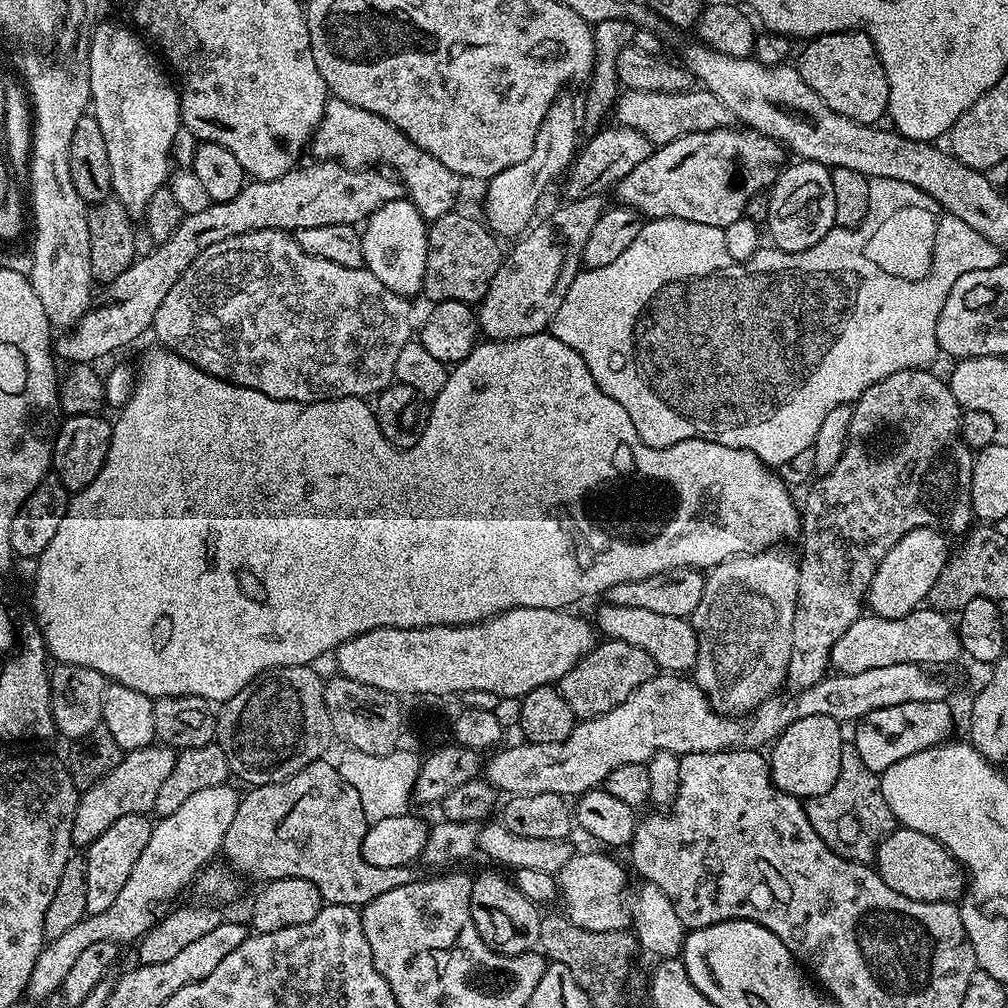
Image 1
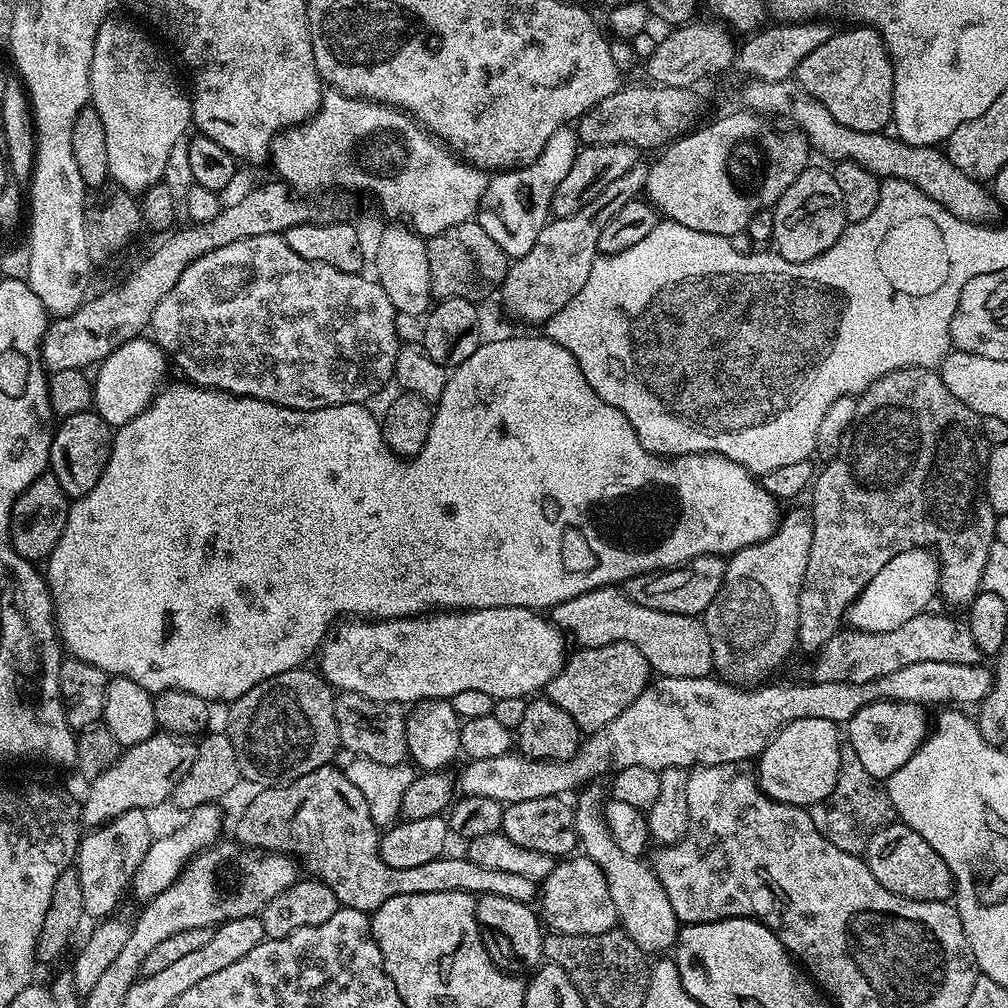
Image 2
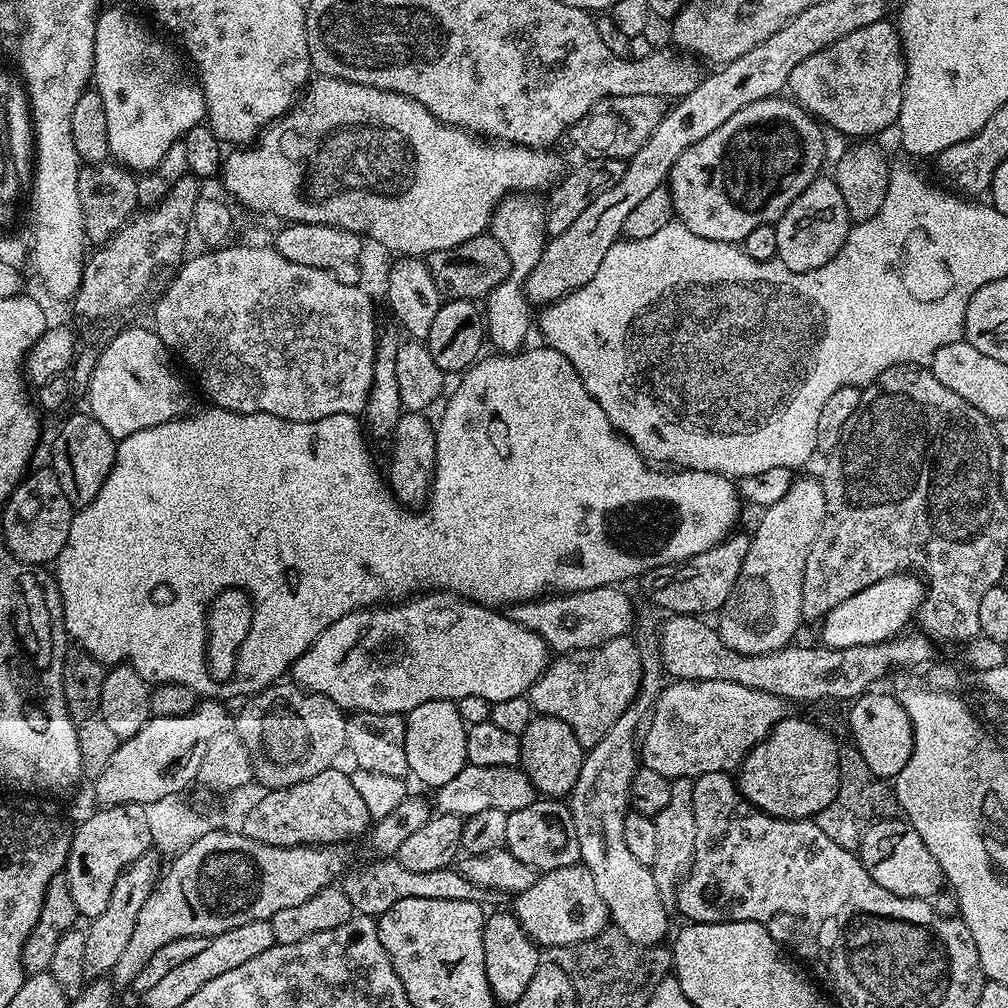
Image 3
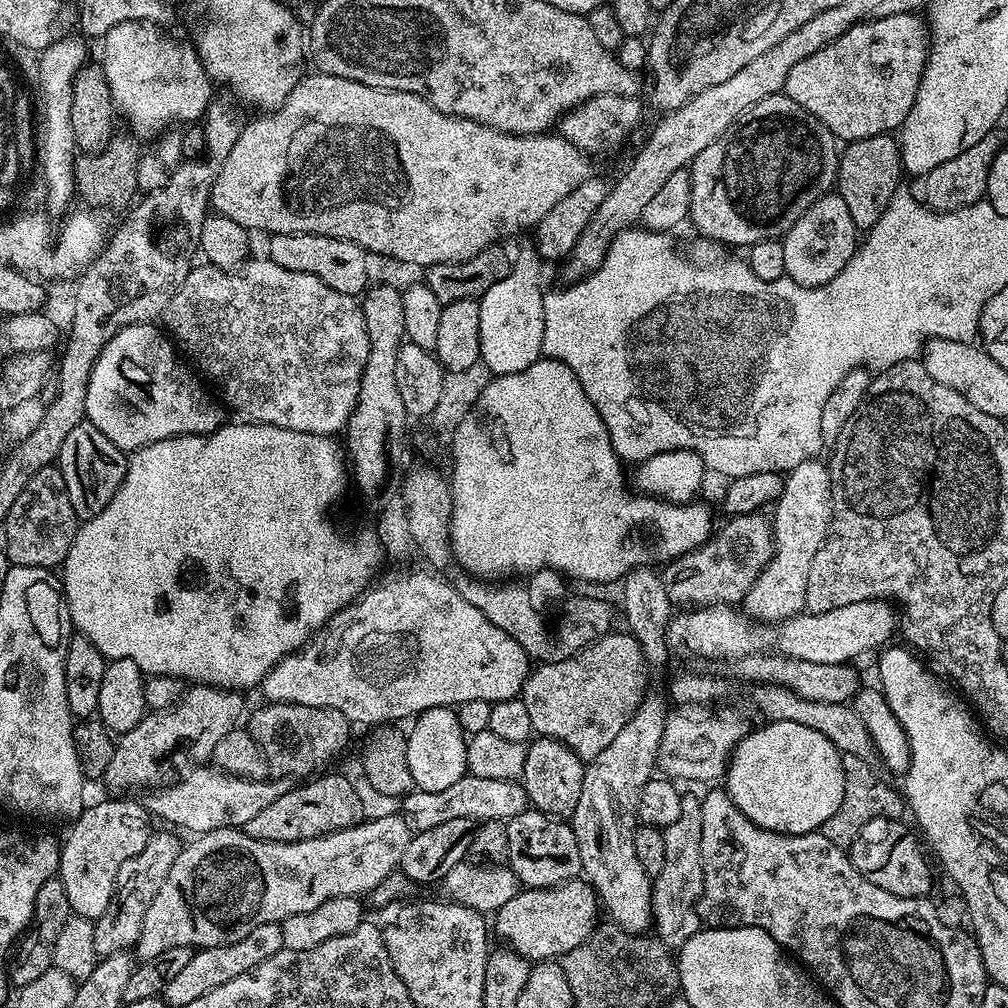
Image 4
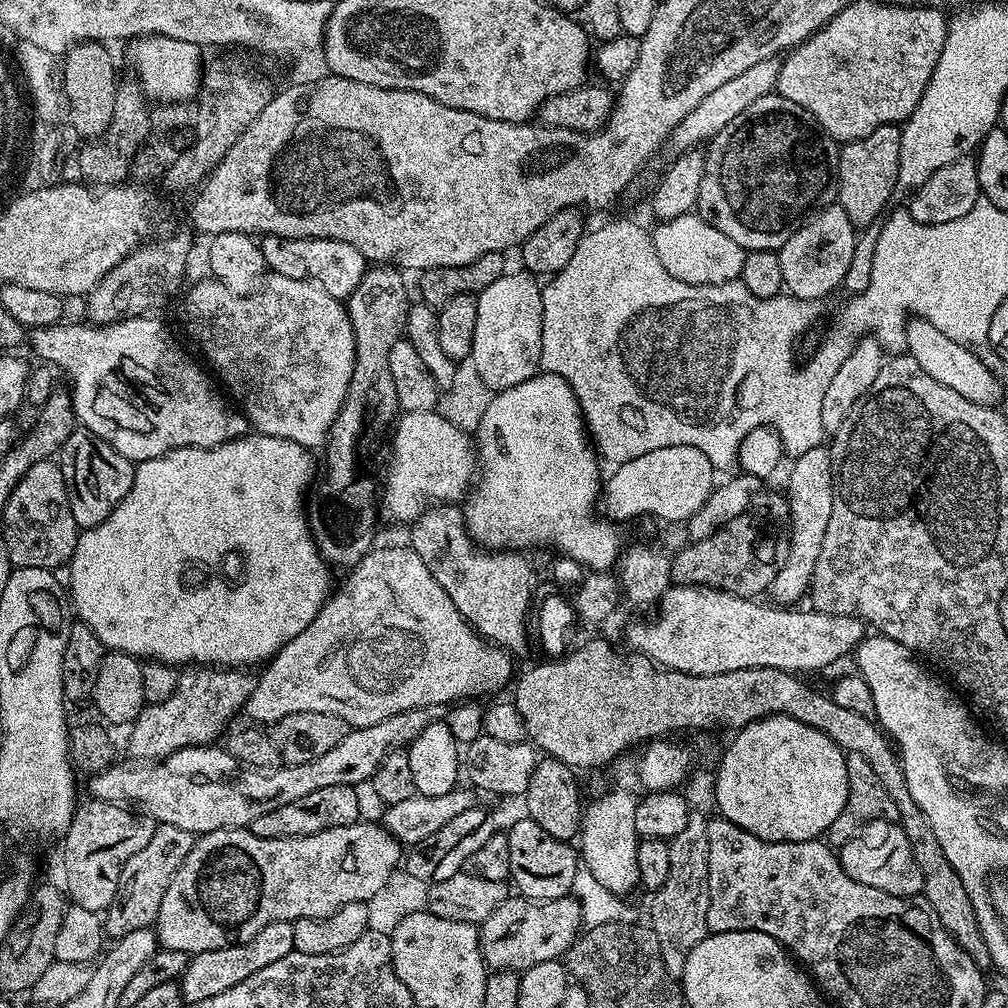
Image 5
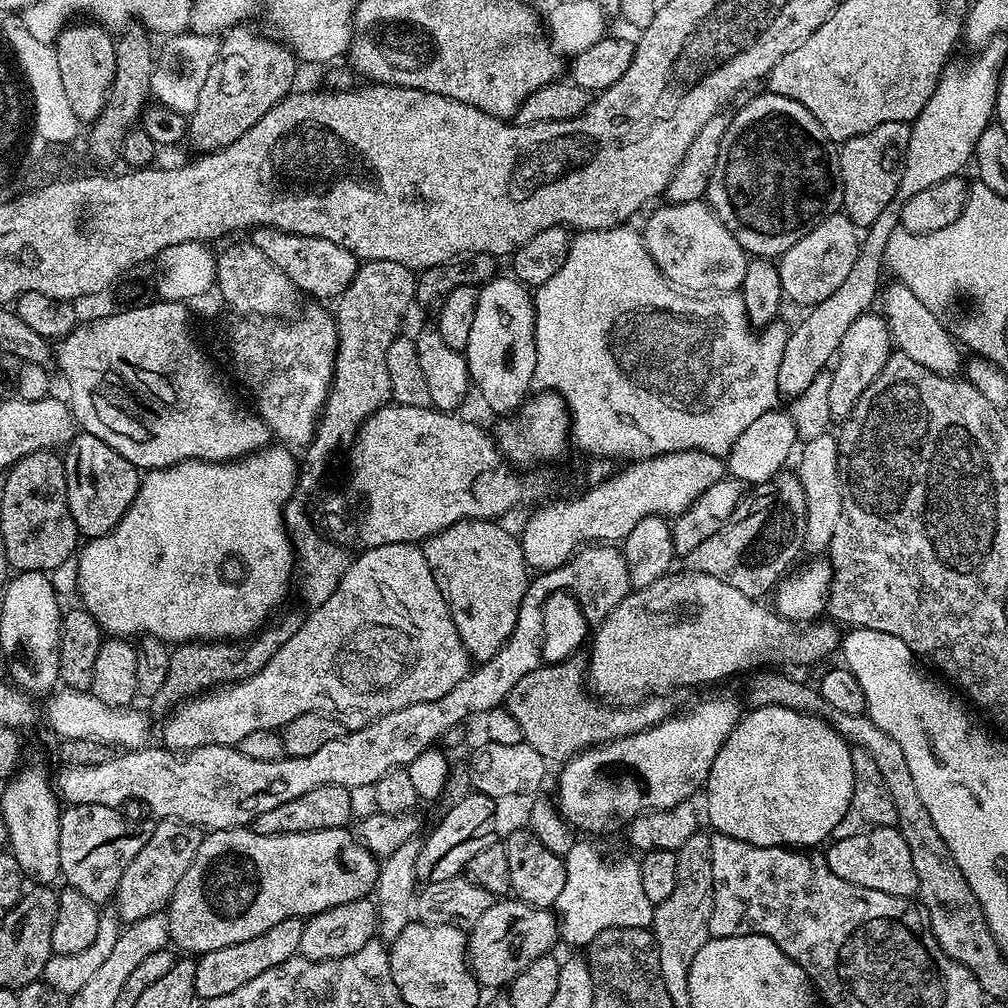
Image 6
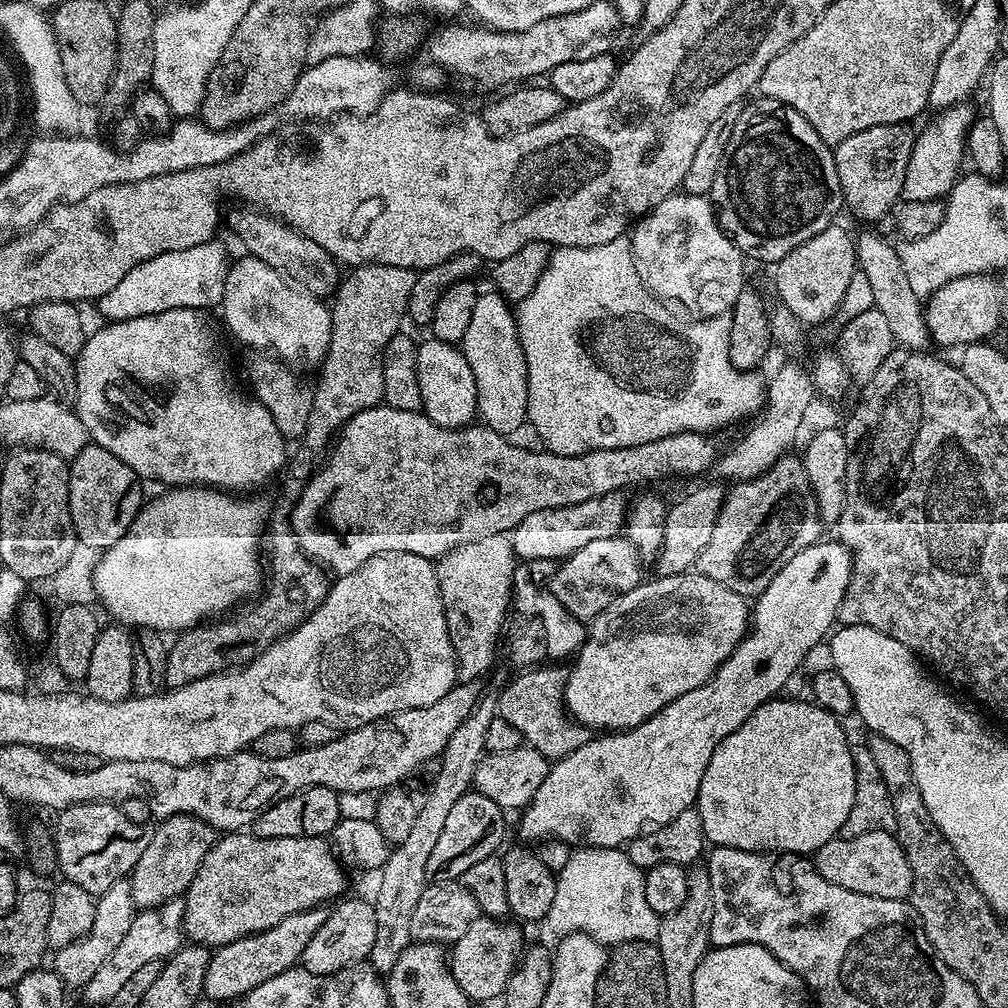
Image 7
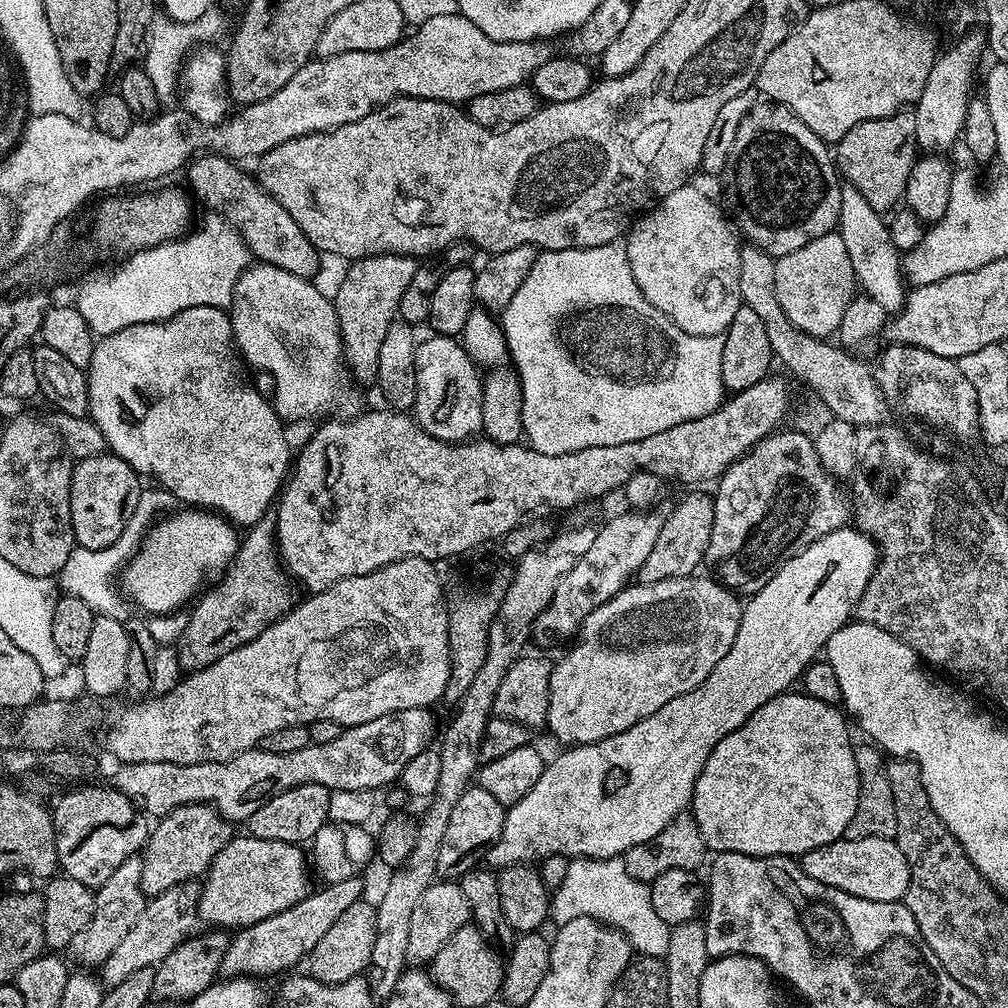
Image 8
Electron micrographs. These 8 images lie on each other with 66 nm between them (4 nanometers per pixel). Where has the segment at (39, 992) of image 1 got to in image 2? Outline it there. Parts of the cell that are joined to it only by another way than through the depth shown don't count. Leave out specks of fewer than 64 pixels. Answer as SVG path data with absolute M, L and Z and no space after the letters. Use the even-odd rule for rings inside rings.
M202 804L187 813L188 821L181 828L176 828L165 836L157 835L150 850L146 850L146 858L142 858L142 866L138 866L138 870L132 875L131 895L133 892L140 902L147 902L162 894L162 890L166 890L182 875L188 861L221 839L220 827L223 826L224 820L218 809L216 804Z

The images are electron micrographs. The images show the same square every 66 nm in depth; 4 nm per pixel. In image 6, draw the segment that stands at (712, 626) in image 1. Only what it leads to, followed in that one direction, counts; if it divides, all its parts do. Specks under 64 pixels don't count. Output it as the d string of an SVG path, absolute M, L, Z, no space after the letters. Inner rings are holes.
M831 431L818 434L814 438L804 440L804 449L800 452L800 469L798 475L802 484L802 494L806 494L806 530L804 531L805 553L824 554L830 546L830 538L834 538L834 526L838 526L838 514L842 514L842 494L840 493L840 445Z

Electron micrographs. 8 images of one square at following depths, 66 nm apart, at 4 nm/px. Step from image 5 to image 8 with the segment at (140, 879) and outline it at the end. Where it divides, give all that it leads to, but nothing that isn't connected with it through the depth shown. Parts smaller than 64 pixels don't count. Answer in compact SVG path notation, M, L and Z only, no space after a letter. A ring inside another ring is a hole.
M187 804L170 810L165 816L159 817L151 829L147 844L142 849L142 890L145 897L151 898L162 894L162 890L170 890L170 886L187 884L203 877L214 858L234 838L233 825L211 804Z

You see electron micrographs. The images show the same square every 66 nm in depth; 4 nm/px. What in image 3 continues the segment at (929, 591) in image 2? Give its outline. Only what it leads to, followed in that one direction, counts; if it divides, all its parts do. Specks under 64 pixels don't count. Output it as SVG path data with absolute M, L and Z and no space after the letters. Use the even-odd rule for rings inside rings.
M898 572L882 578L882 582L874 582L874 586L866 586L866 590L854 594L854 598L846 598L846 602L834 606L834 610L822 618L819 643L826 648L845 648L874 646L878 642L893 640L911 625L908 624L911 620L913 623L925 591L925 581L916 574Z

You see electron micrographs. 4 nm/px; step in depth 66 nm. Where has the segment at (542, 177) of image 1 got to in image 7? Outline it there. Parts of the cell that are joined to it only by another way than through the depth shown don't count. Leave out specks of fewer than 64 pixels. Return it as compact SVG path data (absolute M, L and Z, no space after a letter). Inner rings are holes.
M494 290L477 295L470 318L469 329L463 336L460 349L474 373L476 388L476 408L479 419L485 427L495 430L500 435L511 435L521 425L524 426L528 415L529 382L526 370L525 352L517 338L516 317L511 305Z

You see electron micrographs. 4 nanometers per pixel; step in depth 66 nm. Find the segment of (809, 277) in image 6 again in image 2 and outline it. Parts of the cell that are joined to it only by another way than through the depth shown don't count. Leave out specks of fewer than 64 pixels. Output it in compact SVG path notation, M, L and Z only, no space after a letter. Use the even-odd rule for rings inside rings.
M809 166L782 194L782 198L772 208L774 228L771 243L777 256L786 262L810 262L818 258L844 233L846 217L842 206L842 190L834 182L831 171Z

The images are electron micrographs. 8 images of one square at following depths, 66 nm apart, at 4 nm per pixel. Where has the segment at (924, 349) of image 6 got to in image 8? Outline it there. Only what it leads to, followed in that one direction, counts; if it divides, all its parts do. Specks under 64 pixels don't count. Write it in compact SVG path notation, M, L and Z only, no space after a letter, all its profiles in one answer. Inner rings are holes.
M841 187L842 206L838 231L842 242L846 242L846 254L850 254L850 266L854 266L856 283L863 295L871 297L885 308L888 314L895 314L904 305L906 277L902 271L902 253L892 245L888 226L882 224L880 213L875 212L862 198L857 188Z

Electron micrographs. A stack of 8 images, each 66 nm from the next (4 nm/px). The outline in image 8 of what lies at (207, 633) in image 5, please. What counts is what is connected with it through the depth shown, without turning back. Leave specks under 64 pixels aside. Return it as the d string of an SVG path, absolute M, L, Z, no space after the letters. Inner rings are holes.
M207 510L184 511L188 512L178 513L177 520L164 522L162 520L151 529L146 538L146 547L137 559L138 566L132 578L132 596L140 607L148 611L148 614L172 614L180 610L188 599L191 601L201 591L200 583L203 582L207 572L212 572L215 568L227 569L232 557L236 555L238 532L229 521L217 513Z

